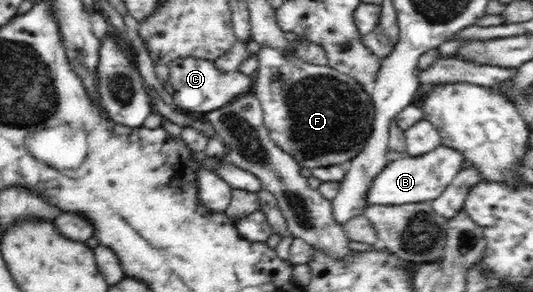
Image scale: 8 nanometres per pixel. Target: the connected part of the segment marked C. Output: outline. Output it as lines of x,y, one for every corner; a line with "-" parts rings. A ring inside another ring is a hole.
194,57
174,59
169,64
169,82
173,86
173,102
179,111
190,115
204,115
205,113
224,107
233,102
240,94
252,91
253,76
244,75
241,71
218,71
212,60

